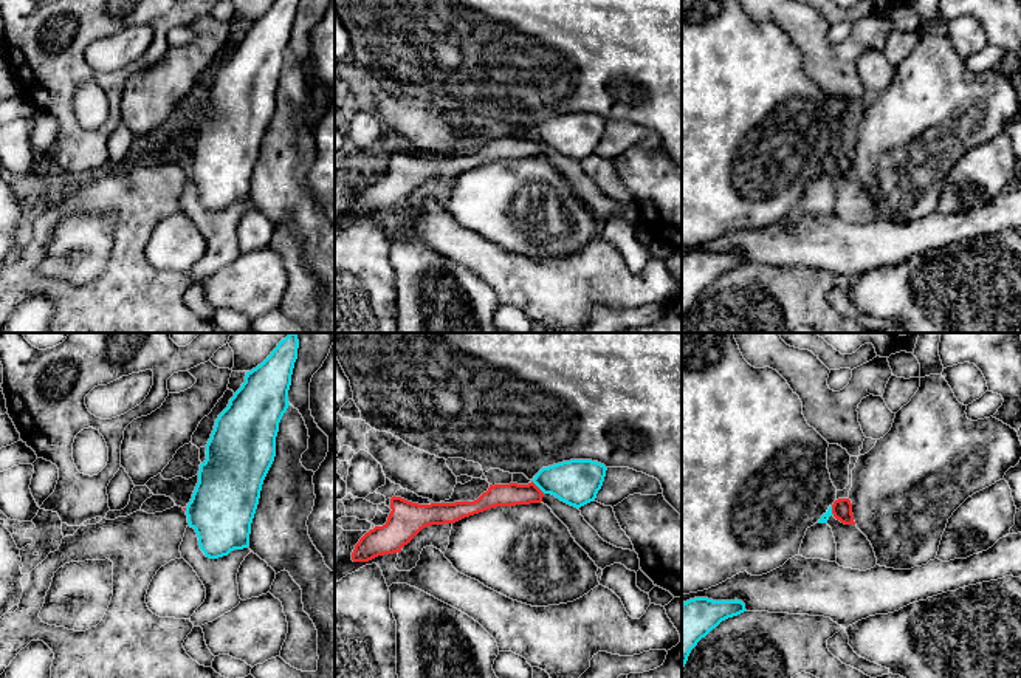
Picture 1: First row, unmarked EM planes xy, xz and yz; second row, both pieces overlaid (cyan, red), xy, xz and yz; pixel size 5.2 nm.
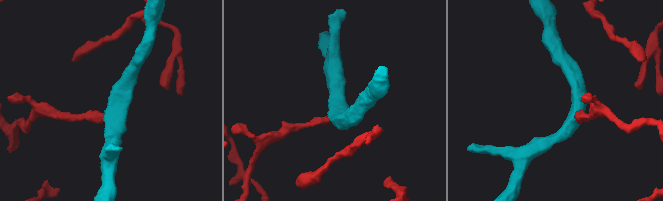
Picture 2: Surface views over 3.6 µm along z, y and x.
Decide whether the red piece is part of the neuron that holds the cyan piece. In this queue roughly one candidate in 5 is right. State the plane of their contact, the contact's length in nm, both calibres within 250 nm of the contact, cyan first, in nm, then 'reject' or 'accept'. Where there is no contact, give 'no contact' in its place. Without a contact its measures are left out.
contact in xz; length 90 nm; calibres 240 and 120 nm; reject

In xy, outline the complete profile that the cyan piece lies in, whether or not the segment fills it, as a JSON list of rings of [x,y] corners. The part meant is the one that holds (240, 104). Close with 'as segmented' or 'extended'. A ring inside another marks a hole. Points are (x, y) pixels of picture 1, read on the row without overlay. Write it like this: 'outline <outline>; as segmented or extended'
outline [[[276,0],[260,19],[246,25],[245,36],[215,73],[198,136],[186,159],[187,176],[195,183],[200,203],[209,212],[249,200],[262,138],[276,110],[279,76],[290,59],[288,43],[297,2]]]; as segmented

